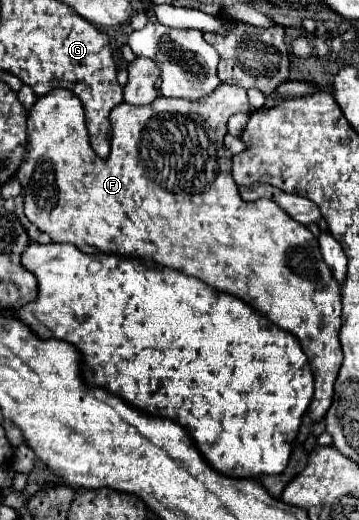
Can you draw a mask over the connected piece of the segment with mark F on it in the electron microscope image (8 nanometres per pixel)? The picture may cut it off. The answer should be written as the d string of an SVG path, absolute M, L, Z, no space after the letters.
M222 83L210 97L204 97L204 101L184 101L184 99L166 99L166 97L160 97L158 101L154 101L150 105L130 105L130 103L122 101L120 105L114 107L114 145L112 145L112 151L110 151L108 159L102 159L90 147L84 109L82 109L82 103L78 101L78 97L74 97L68 89L54 89L42 97L38 97L30 109L30 115L28 115L28 129L30 129L28 135L30 137L26 143L26 157L24 157L24 163L20 165L20 169L16 171L16 179L20 181L20 185L24 189L22 191L24 193L24 213L40 231L48 233L52 237L52 241L56 241L56 243L72 243L80 249L96 247L90 251L100 251L100 253L108 251L108 253L130 255L130 257L140 257L140 259L152 259L160 265L166 265L166 267L182 271L190 277L196 277L196 279L204 281L206 285L216 287L218 291L228 291L228 293L244 299L254 309L264 313L270 321L274 321L278 327L294 333L300 339L304 353L308 355L310 369L314 375L314 399L308 407L308 415L314 421L320 421L332 405L332 393L334 393L332 389L334 389L334 381L338 377L340 365L342 365L342 349L340 349L340 341L338 341L340 313L342 313L340 287L334 281L328 265L324 263L324 259L320 255L318 241L314 239L314 235L310 233L310 229L306 225L294 221L272 199L258 199L254 203L248 203L240 197L238 185L232 179L230 151L224 147L224 141L222 141L226 135L226 121L234 113L248 113L248 95L246 95L246 89L242 89L238 85L226 85L226 83Z

